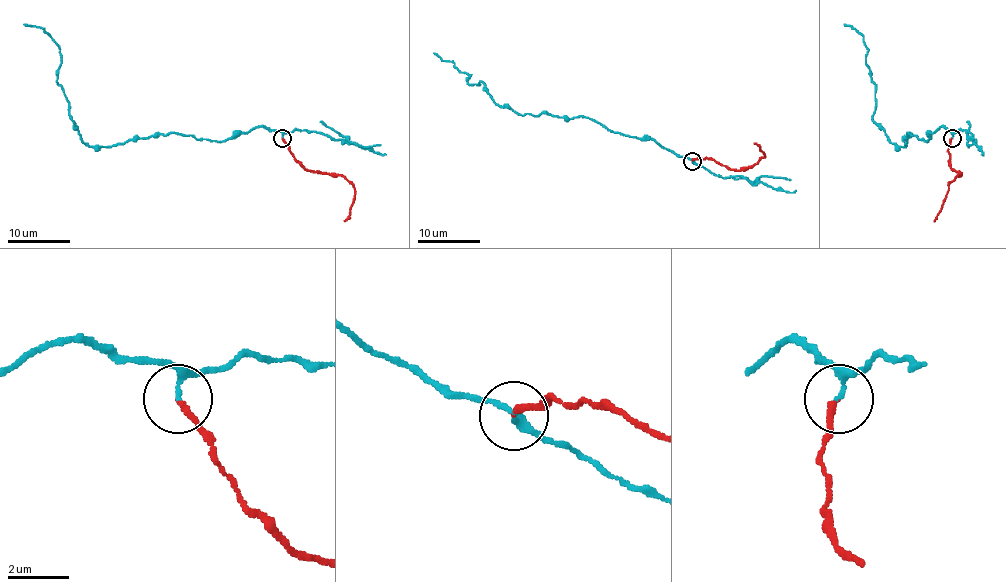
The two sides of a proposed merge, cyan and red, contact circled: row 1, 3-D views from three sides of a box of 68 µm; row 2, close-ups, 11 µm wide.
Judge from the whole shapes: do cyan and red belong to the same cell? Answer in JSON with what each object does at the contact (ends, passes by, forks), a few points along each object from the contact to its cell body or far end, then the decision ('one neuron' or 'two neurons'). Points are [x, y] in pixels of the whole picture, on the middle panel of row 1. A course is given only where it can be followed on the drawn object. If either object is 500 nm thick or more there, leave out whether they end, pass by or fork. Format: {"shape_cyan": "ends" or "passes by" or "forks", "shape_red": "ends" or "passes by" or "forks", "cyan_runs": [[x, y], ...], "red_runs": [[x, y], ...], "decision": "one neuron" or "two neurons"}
{"shape_cyan": "passes by", "shape_red": "ends", "cyan_runs": [[691, 161], [583, 116], [518, 114], [499, 107], [482, 82], [466, 80], [471, 74], [434, 52]], "red_runs": [[691, 161], [699, 156], [711, 158], [738, 170], [752, 167], [764, 158], [753, 142]], "decision": "two neurons"}

